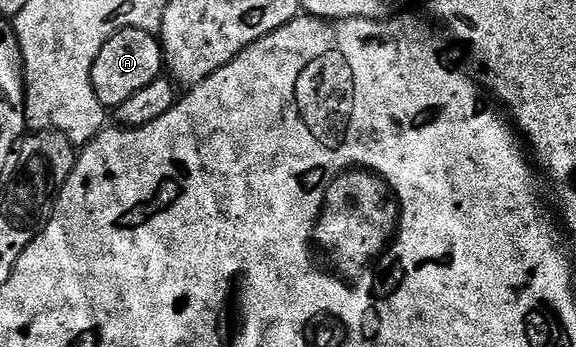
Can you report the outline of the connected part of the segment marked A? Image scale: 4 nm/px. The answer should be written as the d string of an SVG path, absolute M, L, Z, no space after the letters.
M122 29L104 47L100 47L100 55L96 55L96 63L92 67L92 83L96 91L96 99L105 105L107 110L117 110L136 91L144 91L148 83L163 76L164 58L162 42L157 36L143 29Z

